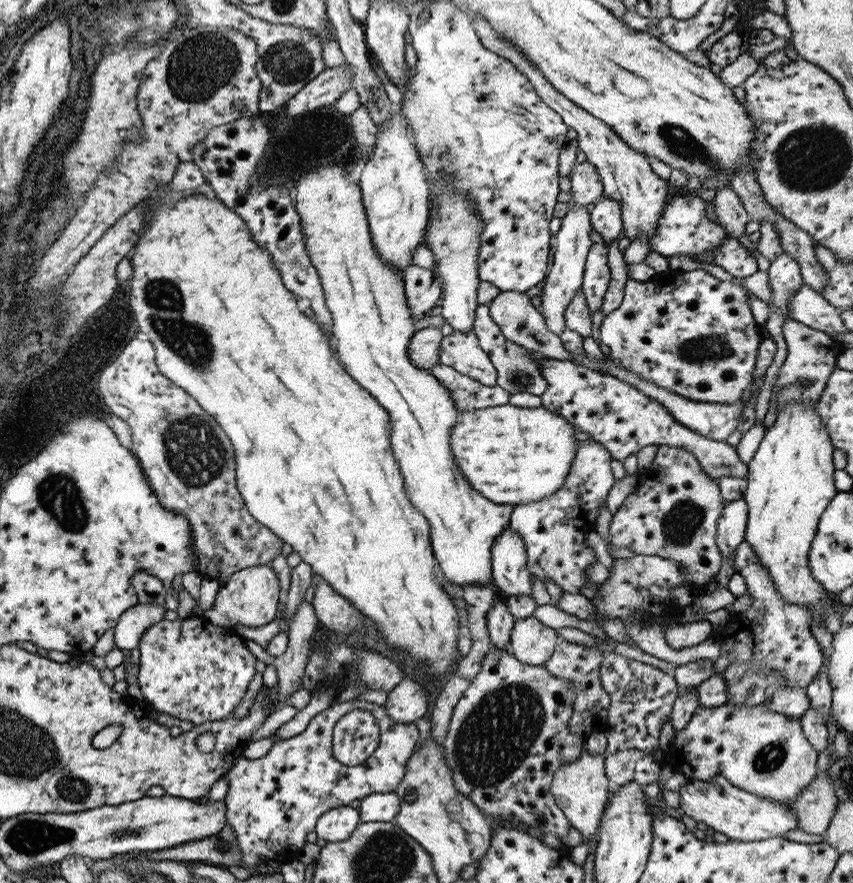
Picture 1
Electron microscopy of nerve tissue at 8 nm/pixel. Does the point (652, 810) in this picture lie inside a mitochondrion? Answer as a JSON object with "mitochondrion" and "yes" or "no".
{"mitochondrion":"no"}

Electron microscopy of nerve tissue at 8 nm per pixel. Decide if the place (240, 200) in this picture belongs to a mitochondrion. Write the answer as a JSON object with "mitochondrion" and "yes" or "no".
{"mitochondrion":"no"}

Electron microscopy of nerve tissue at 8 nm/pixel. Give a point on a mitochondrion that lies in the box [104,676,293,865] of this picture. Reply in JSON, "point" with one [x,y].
{"point":[223,848]}

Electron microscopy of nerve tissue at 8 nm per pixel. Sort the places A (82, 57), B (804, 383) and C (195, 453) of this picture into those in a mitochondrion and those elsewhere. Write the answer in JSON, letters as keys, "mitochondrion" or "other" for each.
{"A":"other","B":"mitochondrion","C":"mitochondrion"}

